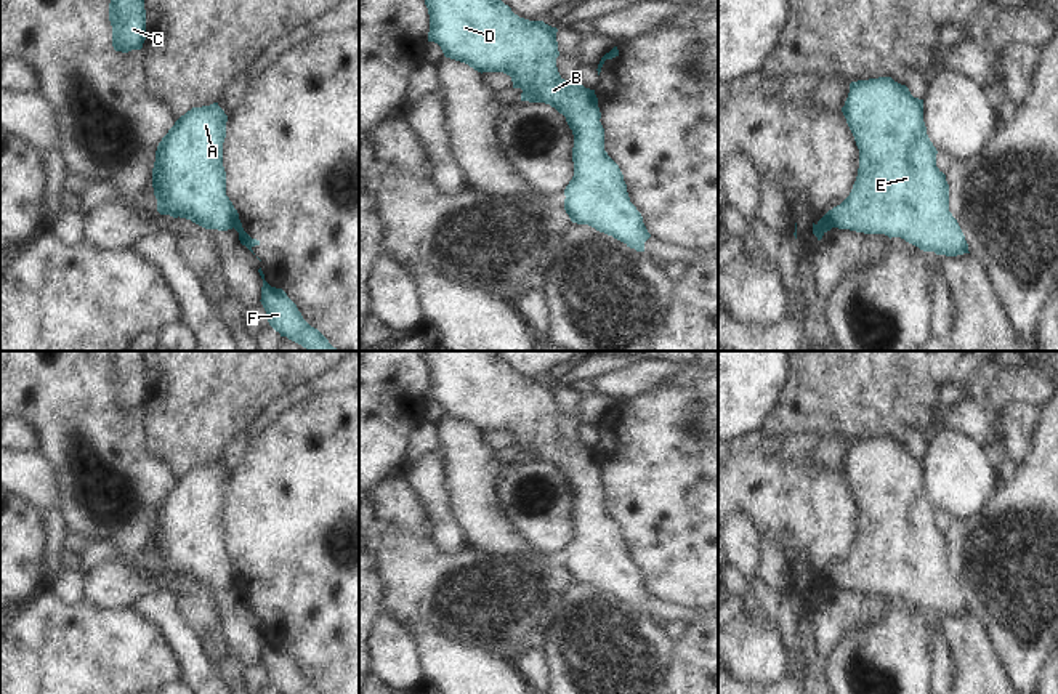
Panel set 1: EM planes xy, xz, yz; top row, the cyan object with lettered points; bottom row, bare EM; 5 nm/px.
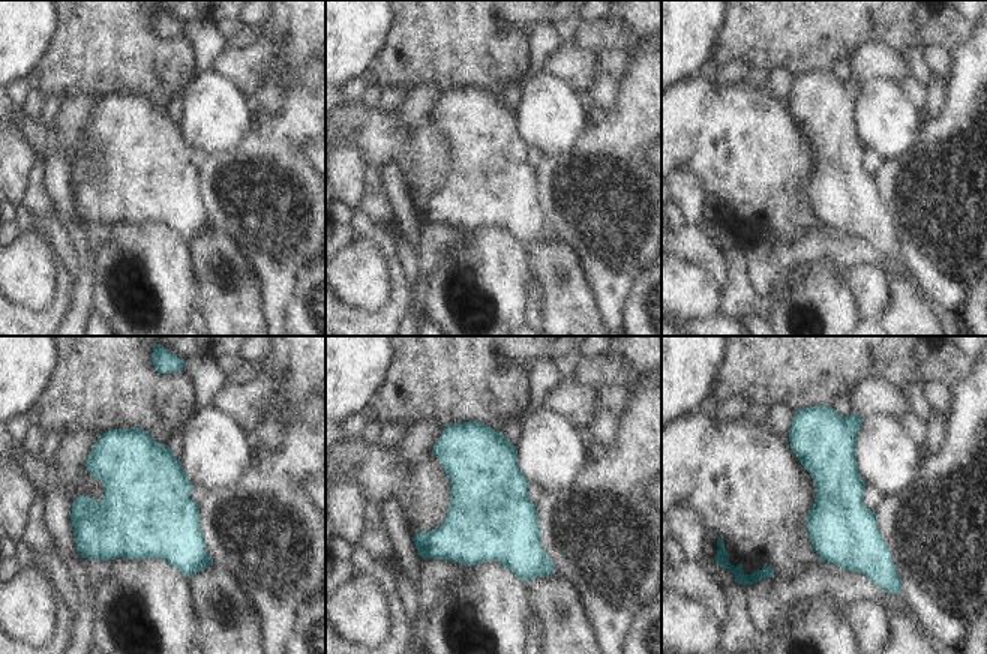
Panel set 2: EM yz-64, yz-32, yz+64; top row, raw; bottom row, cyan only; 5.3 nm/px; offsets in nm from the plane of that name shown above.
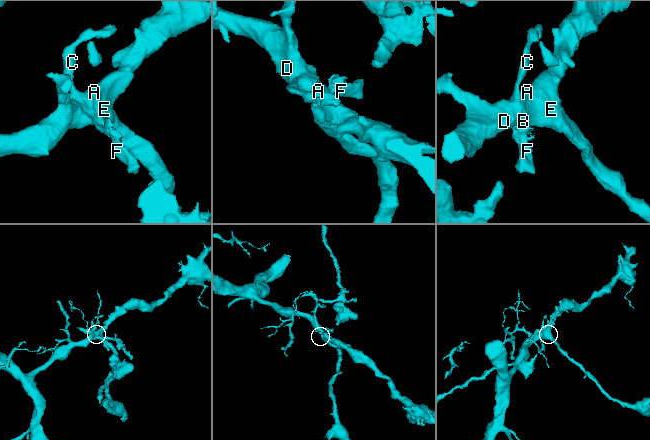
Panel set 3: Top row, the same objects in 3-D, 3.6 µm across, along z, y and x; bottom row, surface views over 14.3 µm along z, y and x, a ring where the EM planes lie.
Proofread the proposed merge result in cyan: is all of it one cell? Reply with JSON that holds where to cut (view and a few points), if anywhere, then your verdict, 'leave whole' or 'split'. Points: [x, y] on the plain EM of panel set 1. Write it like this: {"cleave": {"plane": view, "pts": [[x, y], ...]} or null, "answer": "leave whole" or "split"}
{"cleave": {"plane": "yz", "pts": [[826, 572], [835, 585]]}, "answer": "split"}

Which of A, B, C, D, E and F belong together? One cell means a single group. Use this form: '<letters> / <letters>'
A B C D E / F

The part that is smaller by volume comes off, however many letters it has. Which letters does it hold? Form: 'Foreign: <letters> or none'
Foreign: F

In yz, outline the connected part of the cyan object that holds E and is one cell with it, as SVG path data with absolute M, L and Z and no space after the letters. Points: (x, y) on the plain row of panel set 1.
M891 436L858 439L850 442L842 471L859 508L859 527L850 555L826 572L834 585L864 593L885 593L890 598L901 596L920 609L936 614L970 612L965 595L949 571L949 543L946 534L936 526L938 510L927 494L923 458L914 457L906 444Z

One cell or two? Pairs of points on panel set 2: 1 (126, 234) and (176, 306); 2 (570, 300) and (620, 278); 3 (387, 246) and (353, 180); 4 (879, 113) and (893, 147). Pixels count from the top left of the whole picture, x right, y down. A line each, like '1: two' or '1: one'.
1: one
2: two
3: two
4: one

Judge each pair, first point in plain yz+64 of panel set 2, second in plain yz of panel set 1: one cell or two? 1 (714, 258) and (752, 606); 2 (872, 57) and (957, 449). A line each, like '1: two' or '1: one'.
1: one
2: two

